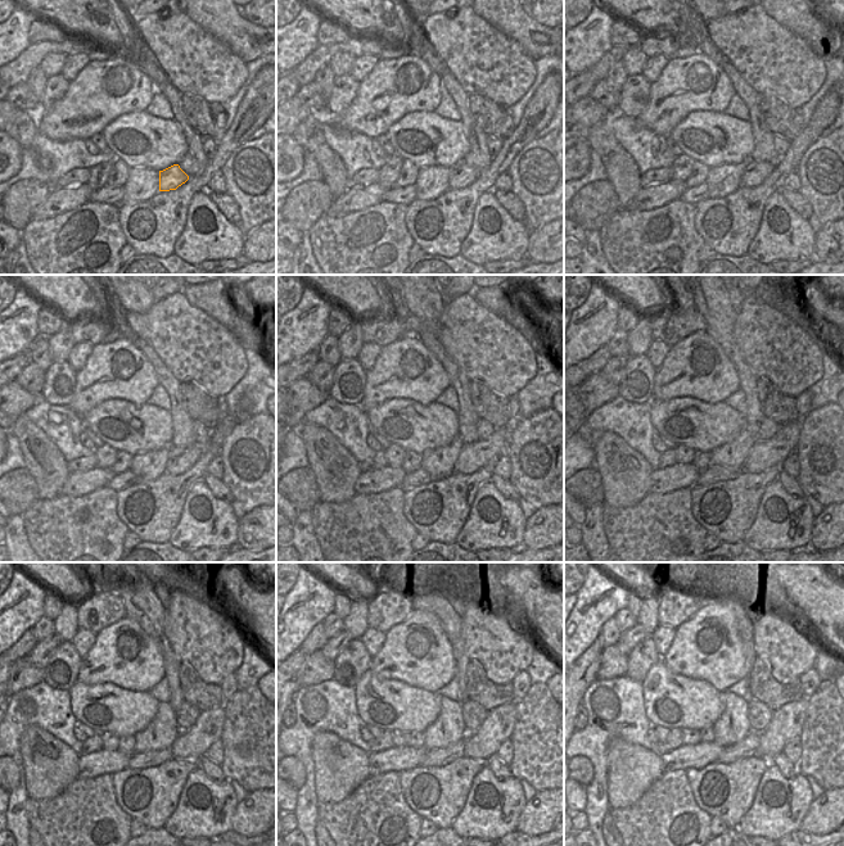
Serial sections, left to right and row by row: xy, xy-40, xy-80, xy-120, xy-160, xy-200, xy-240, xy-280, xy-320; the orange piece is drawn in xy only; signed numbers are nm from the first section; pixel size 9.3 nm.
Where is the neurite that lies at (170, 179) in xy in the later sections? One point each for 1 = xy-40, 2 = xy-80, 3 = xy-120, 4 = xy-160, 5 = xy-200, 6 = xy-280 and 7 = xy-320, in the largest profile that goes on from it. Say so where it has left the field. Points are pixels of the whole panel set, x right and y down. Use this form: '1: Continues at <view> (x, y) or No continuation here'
1: Continues at xy-40 (463, 175)
2: Continues at xy-80 (753, 175)
3: Continues at xy-120 (181, 458)
4: Continues at xy-160 (474, 456)
5: Continues at xy-200 (770, 453)
6: Continues at xy-280 (499, 724)
7: Continues at xy-320 (786, 723).

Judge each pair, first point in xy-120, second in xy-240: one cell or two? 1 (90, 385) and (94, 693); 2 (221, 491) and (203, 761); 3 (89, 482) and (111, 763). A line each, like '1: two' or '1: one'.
1: two
2: one
3: one

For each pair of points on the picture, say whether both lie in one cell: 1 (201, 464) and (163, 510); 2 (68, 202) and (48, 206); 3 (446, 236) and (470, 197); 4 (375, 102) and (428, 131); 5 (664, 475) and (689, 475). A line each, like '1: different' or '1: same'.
1: same
2: same
3: same
4: different
5: same

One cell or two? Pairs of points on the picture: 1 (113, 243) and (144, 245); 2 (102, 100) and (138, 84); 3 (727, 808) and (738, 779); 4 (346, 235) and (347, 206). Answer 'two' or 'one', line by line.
1: two
2: one
3: one
4: two

